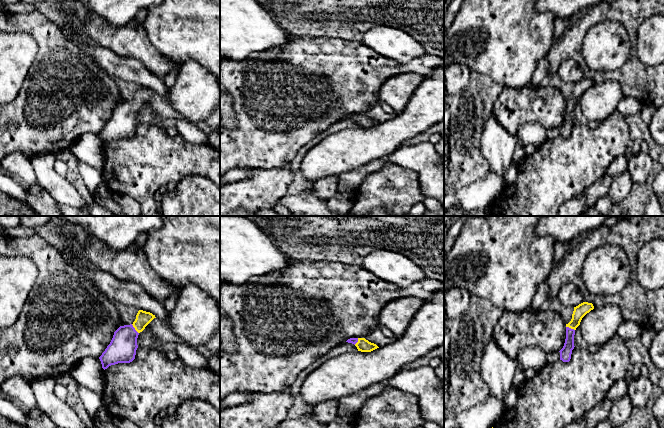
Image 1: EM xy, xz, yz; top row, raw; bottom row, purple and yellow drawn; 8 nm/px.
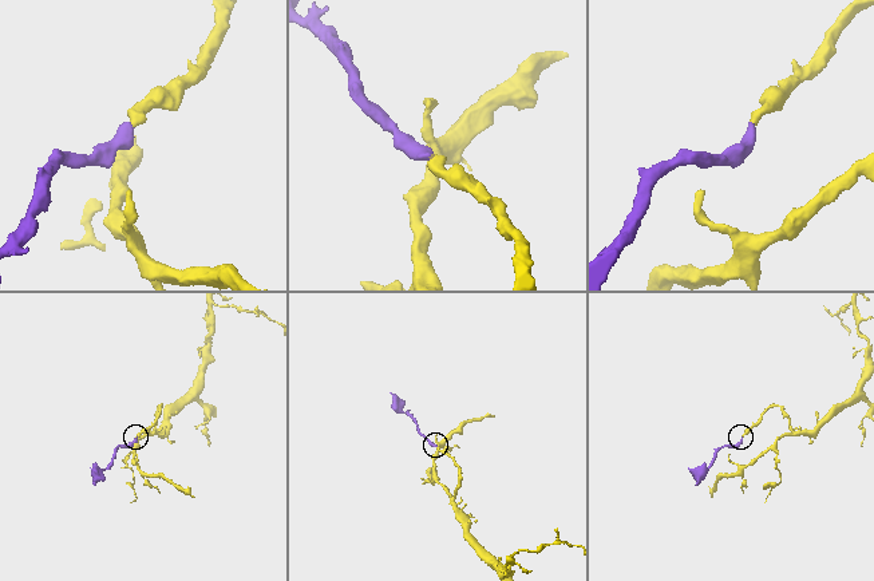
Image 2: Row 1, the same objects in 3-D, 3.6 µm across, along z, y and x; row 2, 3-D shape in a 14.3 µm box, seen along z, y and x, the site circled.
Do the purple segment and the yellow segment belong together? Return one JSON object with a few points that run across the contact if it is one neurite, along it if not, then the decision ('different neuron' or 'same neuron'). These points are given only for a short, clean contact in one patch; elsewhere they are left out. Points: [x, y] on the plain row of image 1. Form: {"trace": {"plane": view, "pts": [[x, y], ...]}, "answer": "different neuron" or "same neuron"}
{"trace": {"plane": "xy", "pts": [[122, 125], [124, 115], [134, 105], [143, 94]]}, "answer": "same neuron"}

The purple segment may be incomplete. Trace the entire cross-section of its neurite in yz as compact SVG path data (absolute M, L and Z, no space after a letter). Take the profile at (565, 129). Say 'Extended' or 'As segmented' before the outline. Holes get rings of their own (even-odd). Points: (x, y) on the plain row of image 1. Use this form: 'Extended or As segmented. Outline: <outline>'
Extended. Outline: M583 78L574 83L571 97L566 100L566 115L563 124L560 128L560 136L569 138L571 135L572 126L574 125L574 111L576 104L580 101L582 94L594 85L592 79Z

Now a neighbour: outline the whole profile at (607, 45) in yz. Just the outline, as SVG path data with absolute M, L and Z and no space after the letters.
M604 21L596 24L584 38L583 54L592 71L620 69L628 59L630 50L630 38L619 22Z

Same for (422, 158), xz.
M401 144L389 160L394 164L415 171L419 177L422 193L437 199L444 207L444 163L433 144Z

